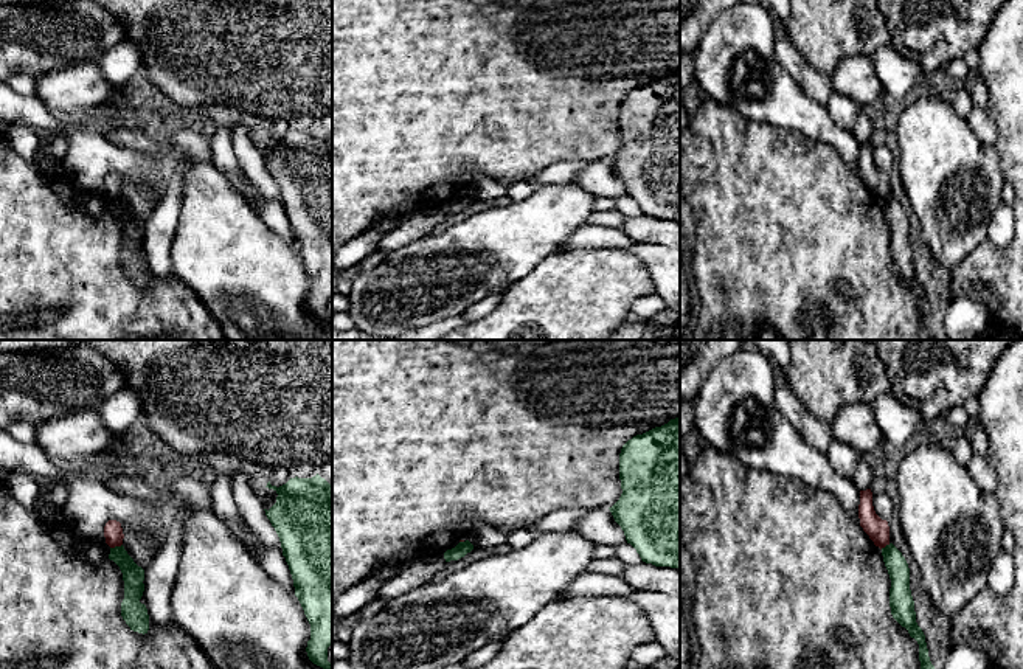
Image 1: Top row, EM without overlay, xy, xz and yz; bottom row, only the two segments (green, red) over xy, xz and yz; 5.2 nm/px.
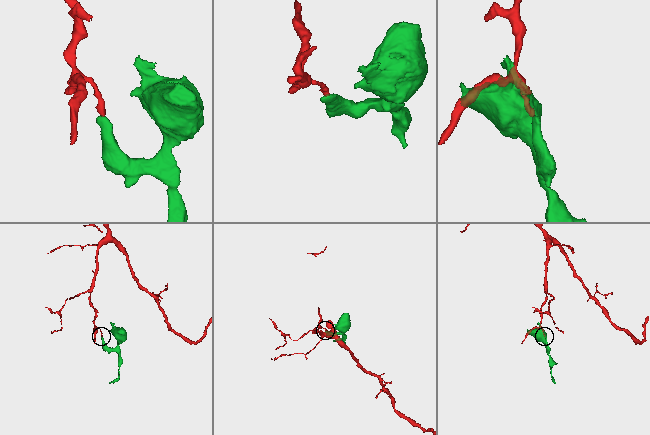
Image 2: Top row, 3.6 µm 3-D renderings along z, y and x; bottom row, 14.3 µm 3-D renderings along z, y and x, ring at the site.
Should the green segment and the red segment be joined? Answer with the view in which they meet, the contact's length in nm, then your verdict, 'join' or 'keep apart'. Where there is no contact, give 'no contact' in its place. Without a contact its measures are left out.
contact in xy; length 70 nm; keep apart

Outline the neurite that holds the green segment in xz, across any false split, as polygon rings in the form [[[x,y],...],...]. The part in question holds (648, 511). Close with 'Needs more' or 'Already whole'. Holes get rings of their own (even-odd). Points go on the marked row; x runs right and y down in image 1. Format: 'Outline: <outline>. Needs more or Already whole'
Outline: [[[680,418],[629,439],[619,453],[622,494],[609,508],[641,560],[680,568]]]. Already whole

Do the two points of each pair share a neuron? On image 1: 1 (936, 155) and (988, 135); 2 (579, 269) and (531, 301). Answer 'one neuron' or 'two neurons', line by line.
1: two neurons
2: one neuron

